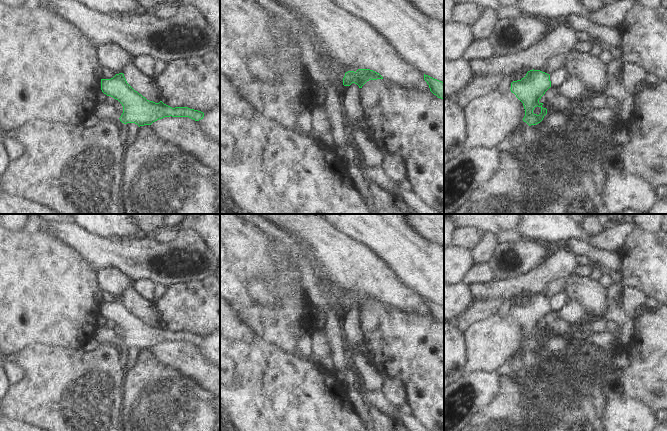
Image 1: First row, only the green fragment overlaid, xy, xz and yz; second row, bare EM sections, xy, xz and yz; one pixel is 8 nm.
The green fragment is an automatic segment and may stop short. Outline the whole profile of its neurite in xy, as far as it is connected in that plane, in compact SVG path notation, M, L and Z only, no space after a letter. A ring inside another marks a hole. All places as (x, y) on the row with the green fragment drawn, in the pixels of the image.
M123 73L111 79L101 79L101 90L122 104L123 113L119 119L124 124L135 123L140 127L170 116L189 117L195 121L204 117L203 112L188 107L172 108L162 101L155 103L147 100L127 83Z

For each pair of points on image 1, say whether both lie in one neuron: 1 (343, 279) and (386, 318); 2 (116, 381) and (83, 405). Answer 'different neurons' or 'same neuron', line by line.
1: different neurons
2: same neuron

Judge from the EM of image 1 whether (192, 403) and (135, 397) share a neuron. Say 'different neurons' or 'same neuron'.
same neuron

